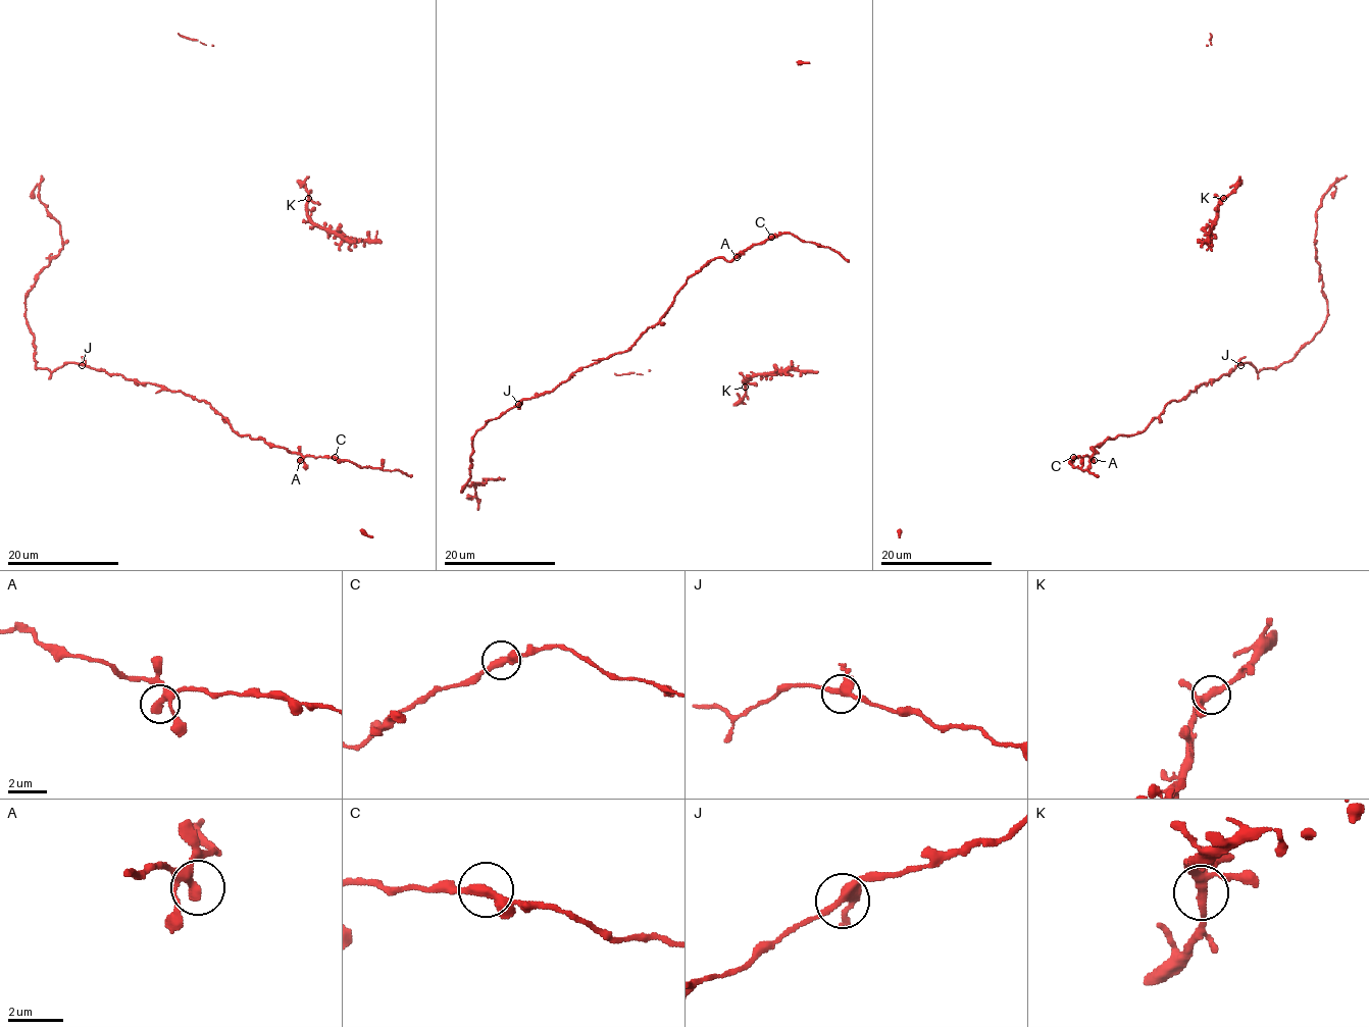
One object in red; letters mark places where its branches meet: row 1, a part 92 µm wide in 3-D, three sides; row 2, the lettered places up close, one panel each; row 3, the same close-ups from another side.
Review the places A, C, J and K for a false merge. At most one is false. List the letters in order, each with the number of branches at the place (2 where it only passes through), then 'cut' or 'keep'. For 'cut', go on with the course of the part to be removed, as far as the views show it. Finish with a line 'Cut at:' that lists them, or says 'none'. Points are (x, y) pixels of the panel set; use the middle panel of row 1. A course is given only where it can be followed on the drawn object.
A: 3 | keep
C: 2 | keep
J: 3 | keep
K: 4 | keep
Cut at: none

